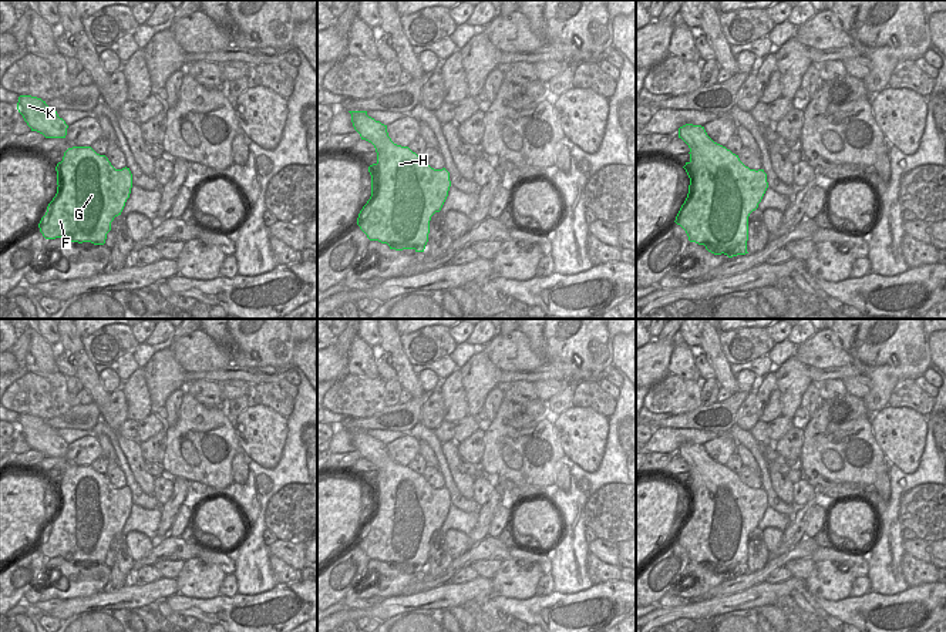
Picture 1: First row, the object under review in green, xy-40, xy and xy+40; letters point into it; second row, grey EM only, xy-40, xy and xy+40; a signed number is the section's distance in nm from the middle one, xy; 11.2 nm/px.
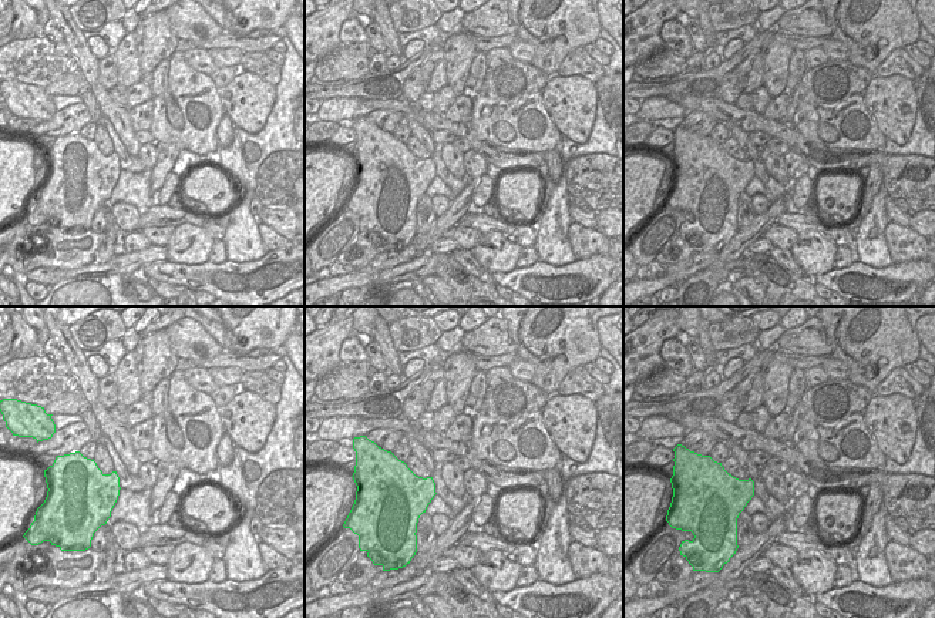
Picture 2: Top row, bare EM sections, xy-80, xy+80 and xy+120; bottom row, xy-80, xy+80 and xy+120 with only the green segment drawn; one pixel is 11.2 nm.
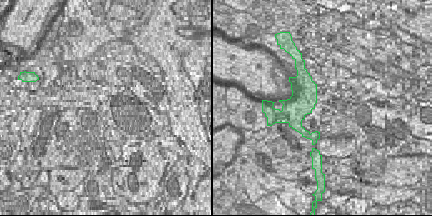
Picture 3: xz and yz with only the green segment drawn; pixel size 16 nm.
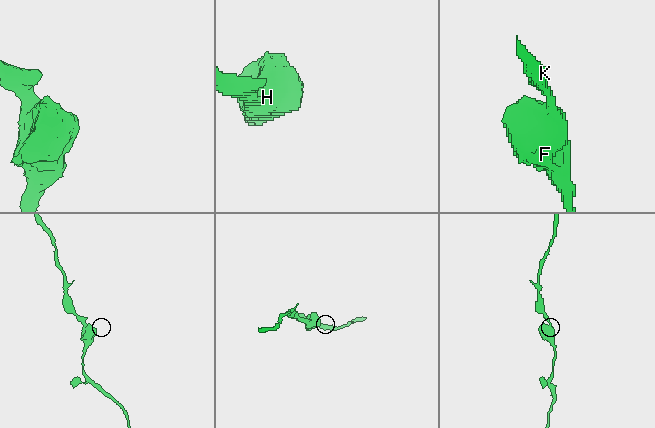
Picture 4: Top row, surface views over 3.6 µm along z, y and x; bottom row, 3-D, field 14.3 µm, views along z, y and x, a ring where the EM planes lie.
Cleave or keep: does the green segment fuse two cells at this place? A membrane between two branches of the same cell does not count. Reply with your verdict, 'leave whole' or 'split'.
leave whole

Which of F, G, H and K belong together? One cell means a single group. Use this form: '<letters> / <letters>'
F G H K

